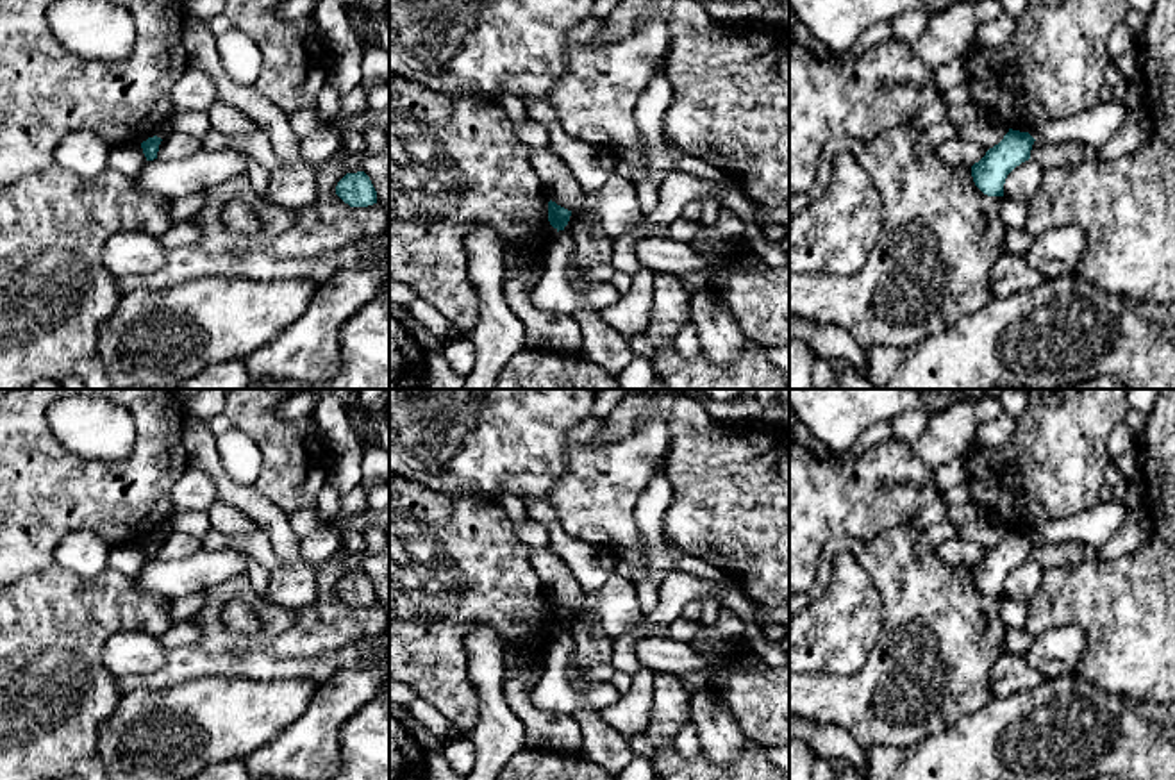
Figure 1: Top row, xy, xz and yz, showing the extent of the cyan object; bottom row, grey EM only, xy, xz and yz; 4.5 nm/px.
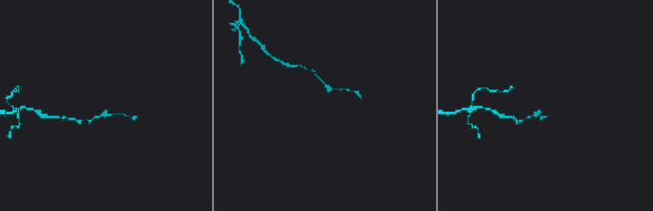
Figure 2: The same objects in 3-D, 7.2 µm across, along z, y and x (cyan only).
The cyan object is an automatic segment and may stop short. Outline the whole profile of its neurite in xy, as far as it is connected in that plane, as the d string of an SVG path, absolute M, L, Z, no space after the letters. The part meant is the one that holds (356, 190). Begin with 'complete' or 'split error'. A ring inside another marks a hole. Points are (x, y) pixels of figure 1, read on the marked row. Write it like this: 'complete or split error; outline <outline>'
complete; outline M364 171L346 173L336 186L336 195L350 207L377 203L377 191Z

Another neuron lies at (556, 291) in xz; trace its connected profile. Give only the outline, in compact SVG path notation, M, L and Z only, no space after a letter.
M559 230L545 252L532 305L543 312L573 316L580 309L604 311L621 300L611 282L580 284L571 275L573 239Z

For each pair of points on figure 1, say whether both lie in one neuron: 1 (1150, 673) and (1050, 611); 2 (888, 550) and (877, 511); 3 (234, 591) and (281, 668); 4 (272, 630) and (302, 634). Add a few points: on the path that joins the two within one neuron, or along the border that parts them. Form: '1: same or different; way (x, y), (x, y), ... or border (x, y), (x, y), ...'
1: same; way (1125, 648), (1088, 611), (1075, 611)
2: different; border (913, 514), (863, 543)
3: different; border (261, 648), (220, 654)
4: different; border (297, 611), (295, 622), (270, 647)

